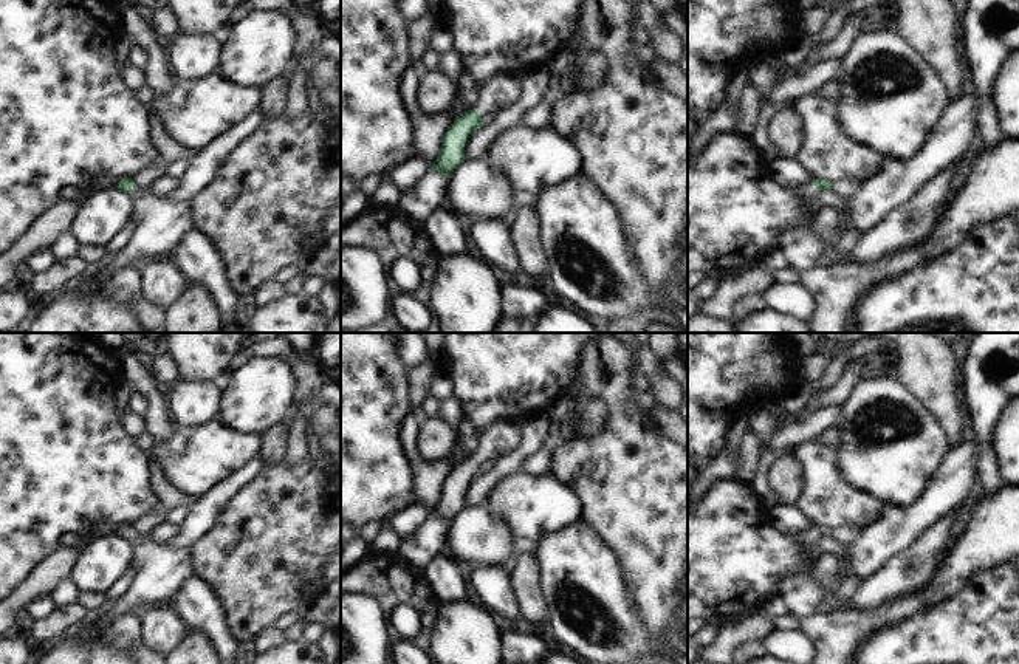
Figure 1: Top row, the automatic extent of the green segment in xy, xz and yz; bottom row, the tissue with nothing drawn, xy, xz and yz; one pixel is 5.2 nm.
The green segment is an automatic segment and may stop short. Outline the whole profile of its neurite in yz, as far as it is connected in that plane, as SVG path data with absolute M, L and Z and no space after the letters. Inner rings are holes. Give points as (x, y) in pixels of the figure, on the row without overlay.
M819 525L791 536L804 553L805 562L798 571L781 577L777 597L787 611L798 619L816 613L819 602L825 596L825 587L813 579L813 570L821 557L816 542L825 536L832 536L832 528Z

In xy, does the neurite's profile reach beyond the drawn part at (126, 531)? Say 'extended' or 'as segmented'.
extended

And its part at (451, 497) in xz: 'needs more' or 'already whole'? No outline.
needs more

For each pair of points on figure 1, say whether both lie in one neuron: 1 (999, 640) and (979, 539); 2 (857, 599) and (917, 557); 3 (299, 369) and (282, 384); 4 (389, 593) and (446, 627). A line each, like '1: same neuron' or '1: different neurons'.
1: different neurons
2: same neuron
3: different neurons
4: different neurons

